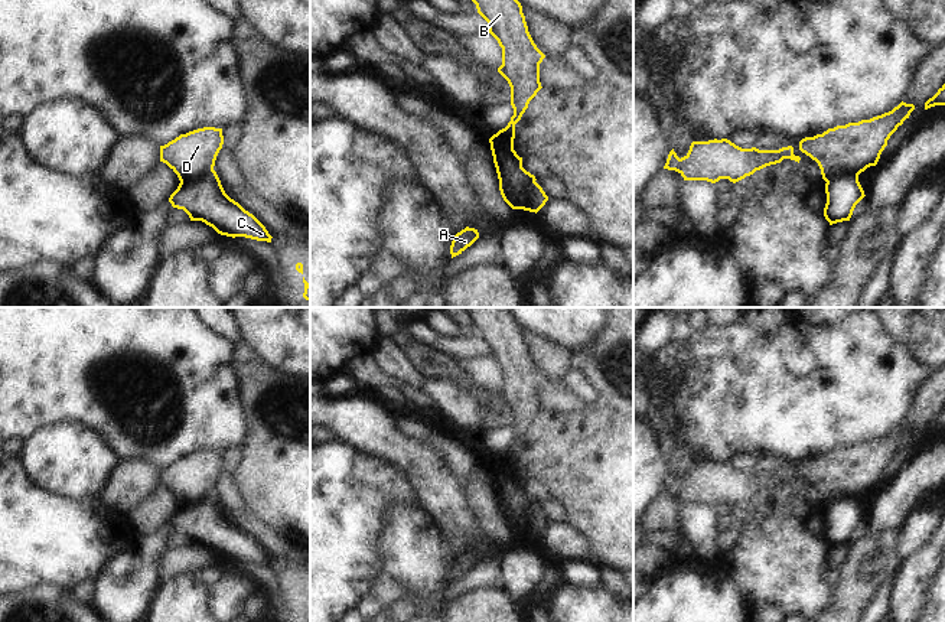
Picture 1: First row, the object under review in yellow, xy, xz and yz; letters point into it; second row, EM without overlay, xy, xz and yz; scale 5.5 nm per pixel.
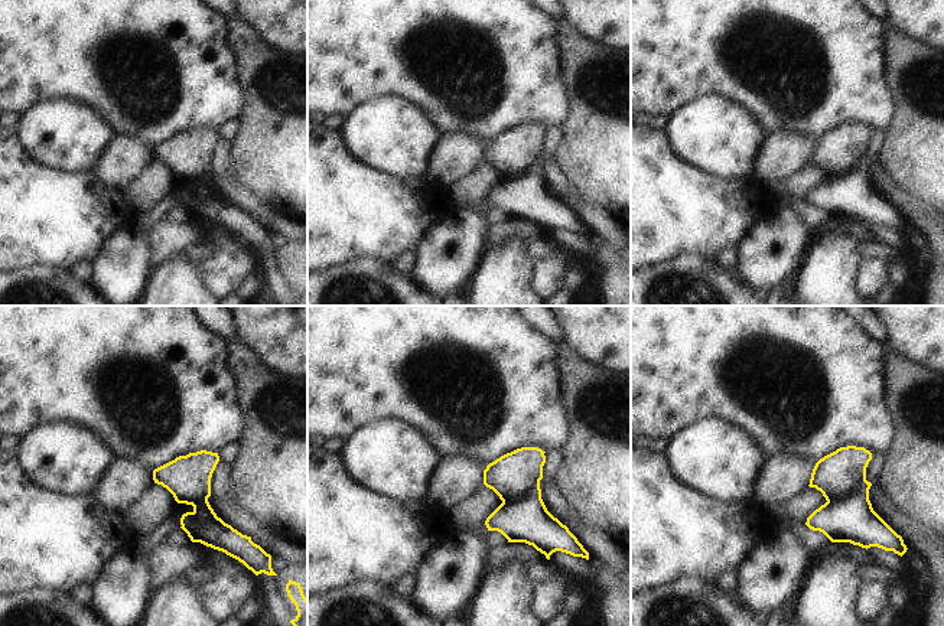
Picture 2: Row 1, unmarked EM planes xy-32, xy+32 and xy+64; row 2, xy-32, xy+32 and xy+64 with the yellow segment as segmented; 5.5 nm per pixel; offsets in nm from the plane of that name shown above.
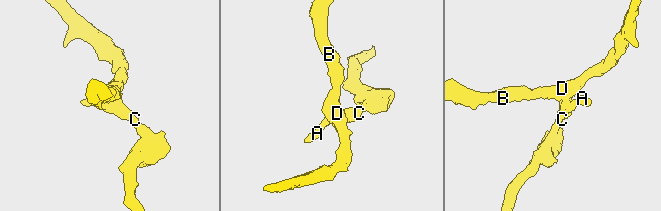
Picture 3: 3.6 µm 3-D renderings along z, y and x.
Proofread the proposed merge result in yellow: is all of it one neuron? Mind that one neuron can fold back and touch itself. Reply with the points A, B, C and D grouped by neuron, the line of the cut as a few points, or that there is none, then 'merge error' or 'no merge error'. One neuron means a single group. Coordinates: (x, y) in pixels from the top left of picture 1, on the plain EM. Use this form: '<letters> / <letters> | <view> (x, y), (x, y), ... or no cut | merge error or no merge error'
A C / B D | xz (531, 504), (527, 513), (527, 527), (535, 536) | merge error

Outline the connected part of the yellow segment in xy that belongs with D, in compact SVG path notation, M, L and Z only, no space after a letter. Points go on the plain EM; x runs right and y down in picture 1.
M198 452L160 469L160 485L166 486L180 505L193 505L214 492L222 468L222 452Z

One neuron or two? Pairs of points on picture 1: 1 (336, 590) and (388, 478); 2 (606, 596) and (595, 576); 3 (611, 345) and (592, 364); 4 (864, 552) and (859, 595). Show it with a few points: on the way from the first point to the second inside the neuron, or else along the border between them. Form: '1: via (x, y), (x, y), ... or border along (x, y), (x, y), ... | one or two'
1: via (336, 563), (336, 530), (361, 505) | one
2: border along (566, 582), (574, 586), (609, 583) | two
3: via (606, 349), (596, 360) | one
4: via (864, 562), (864, 572), (859, 585) | one

